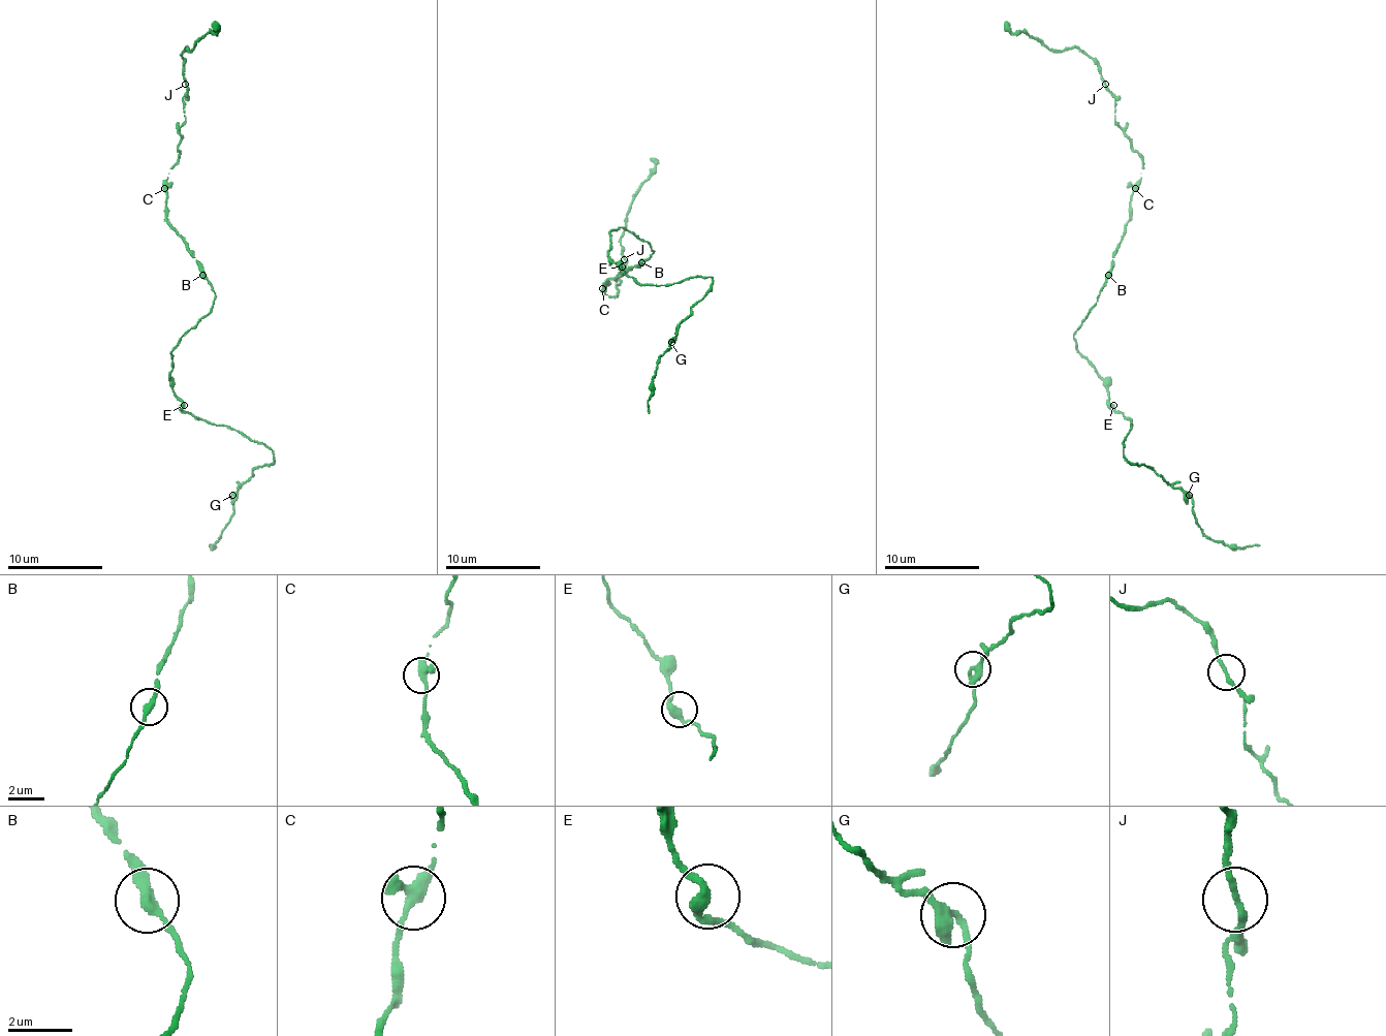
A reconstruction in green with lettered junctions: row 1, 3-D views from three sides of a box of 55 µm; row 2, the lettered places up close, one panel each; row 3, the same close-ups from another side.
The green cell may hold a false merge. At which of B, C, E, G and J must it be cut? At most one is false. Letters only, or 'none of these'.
none of these

